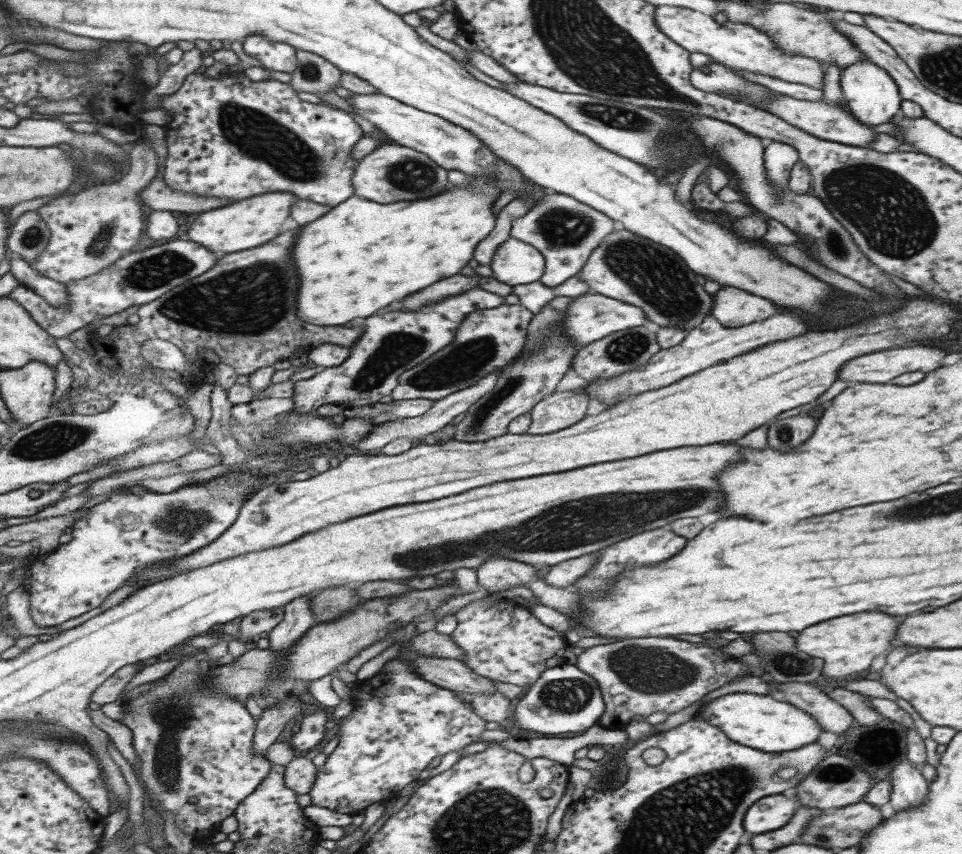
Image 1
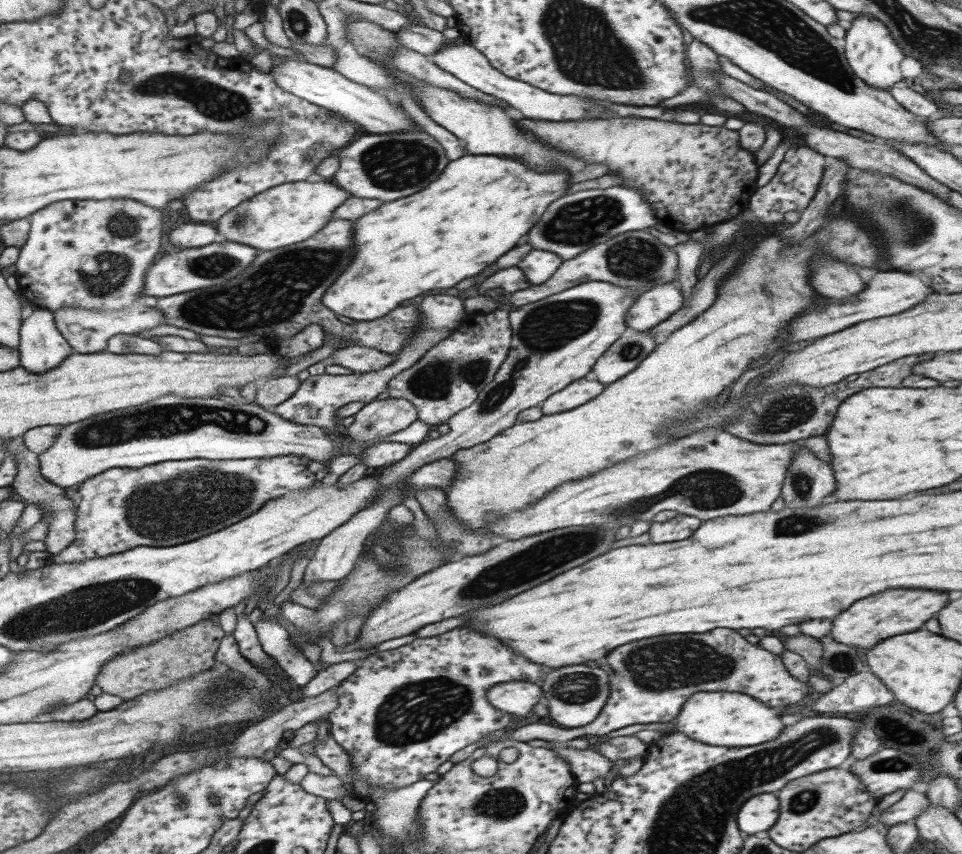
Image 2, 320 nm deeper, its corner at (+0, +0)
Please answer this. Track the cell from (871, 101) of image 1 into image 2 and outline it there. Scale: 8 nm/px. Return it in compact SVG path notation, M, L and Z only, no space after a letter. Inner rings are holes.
M863 14L855 16L850 24L845 25L843 43L843 54L850 66L851 73L855 73L867 86L885 90L903 79L899 63L904 56L893 40L890 30L886 29L877 18L869 18Z

